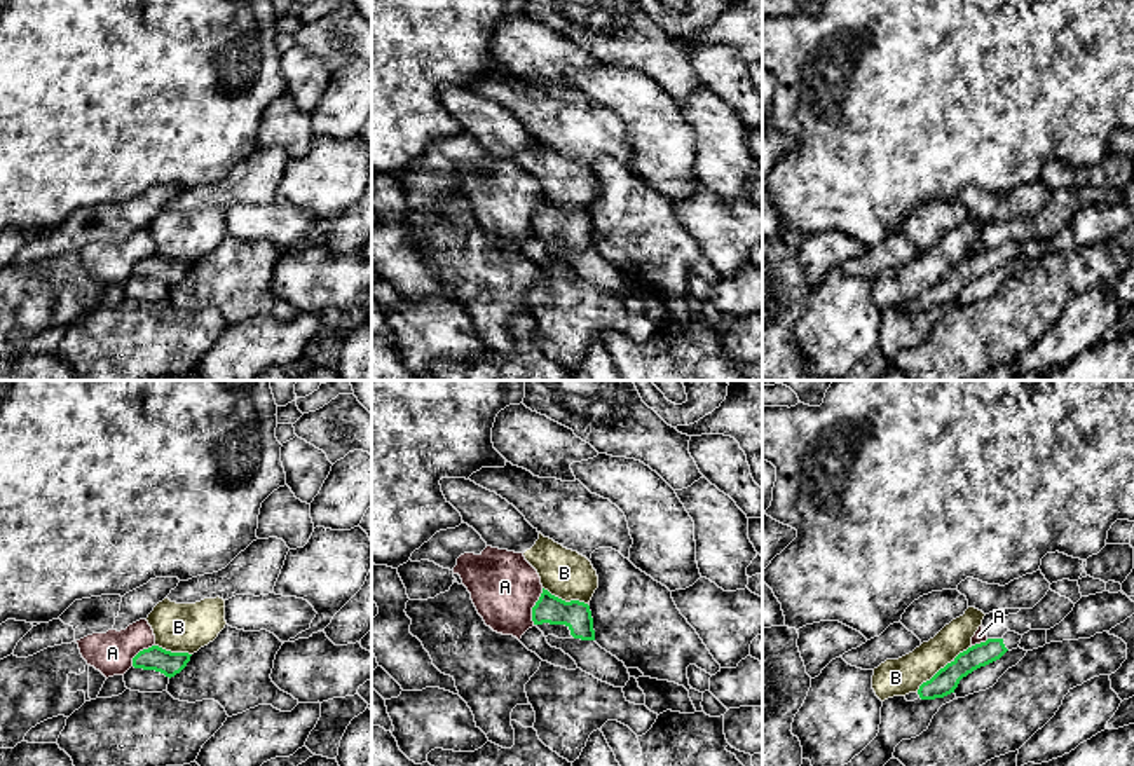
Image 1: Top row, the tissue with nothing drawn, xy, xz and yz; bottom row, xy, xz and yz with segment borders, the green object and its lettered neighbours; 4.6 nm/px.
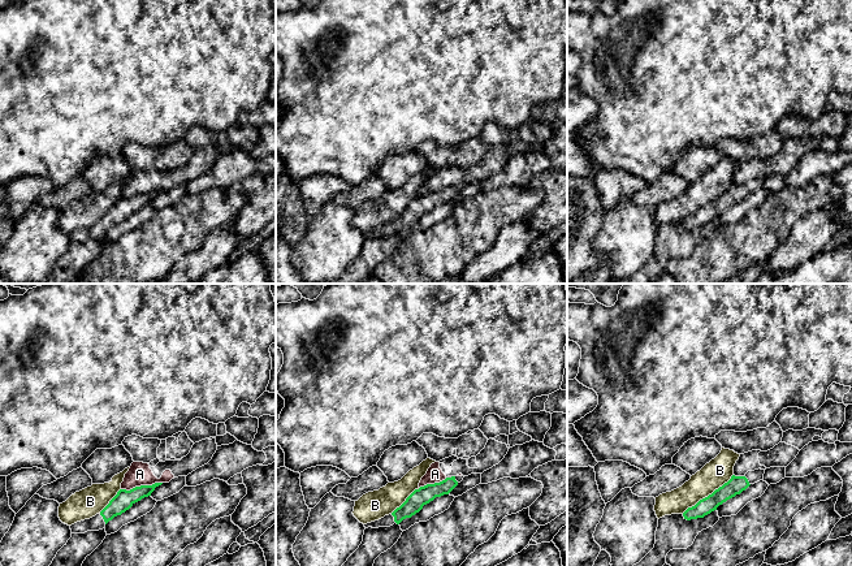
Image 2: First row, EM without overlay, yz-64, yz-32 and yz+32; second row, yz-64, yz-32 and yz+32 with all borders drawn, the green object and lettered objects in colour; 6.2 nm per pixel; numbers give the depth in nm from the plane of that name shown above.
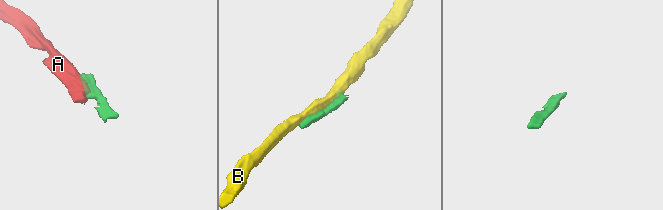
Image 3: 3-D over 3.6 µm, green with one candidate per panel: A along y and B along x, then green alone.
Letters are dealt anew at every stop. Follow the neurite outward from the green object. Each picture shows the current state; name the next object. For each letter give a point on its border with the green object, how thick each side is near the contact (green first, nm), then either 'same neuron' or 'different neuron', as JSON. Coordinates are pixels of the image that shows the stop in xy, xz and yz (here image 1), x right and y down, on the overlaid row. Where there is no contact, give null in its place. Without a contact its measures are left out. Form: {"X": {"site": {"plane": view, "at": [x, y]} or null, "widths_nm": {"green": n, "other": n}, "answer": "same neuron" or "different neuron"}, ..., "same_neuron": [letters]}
{"A": {"site": {"plane": "xz", "at": [534, 606]}, "widths_nm": {"green": 130, "other": 320}, "answer": "different neuron"}, "B": {"site": {"plane": "yz", "at": [944, 667]}, "widths_nm": {"green": 120, "other": 180}, "answer": "different neuron"}, "same_neuron": []}

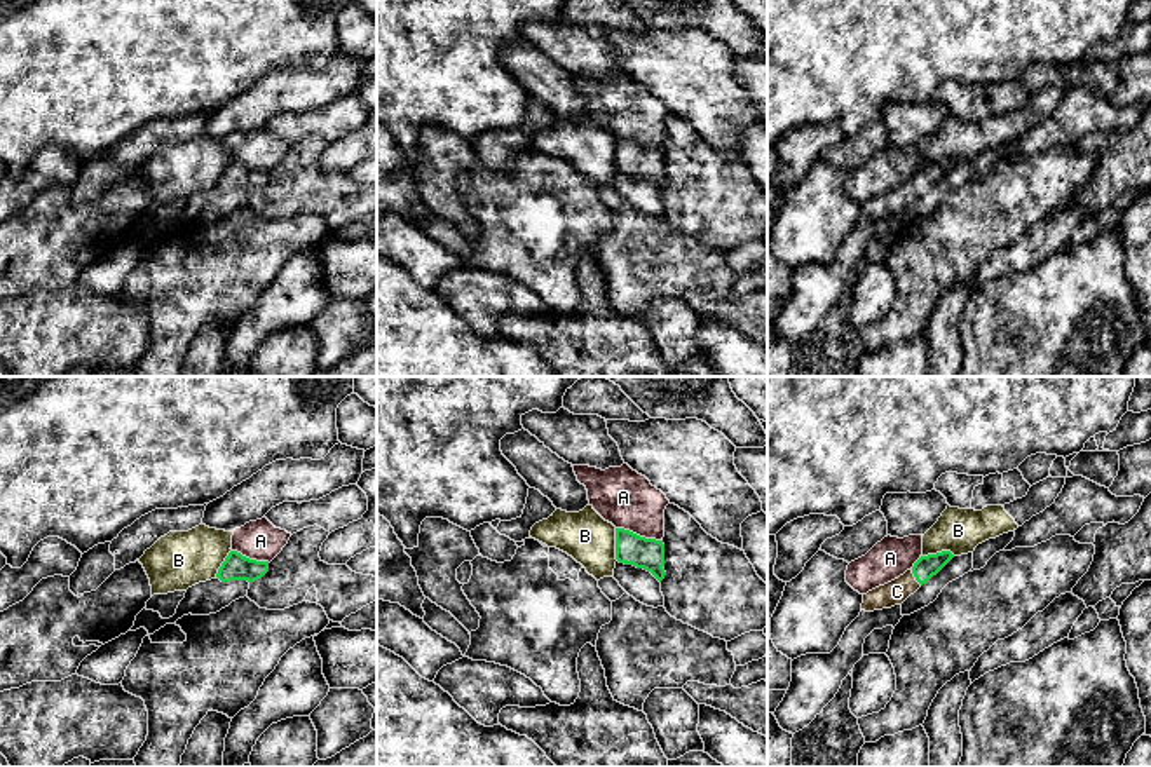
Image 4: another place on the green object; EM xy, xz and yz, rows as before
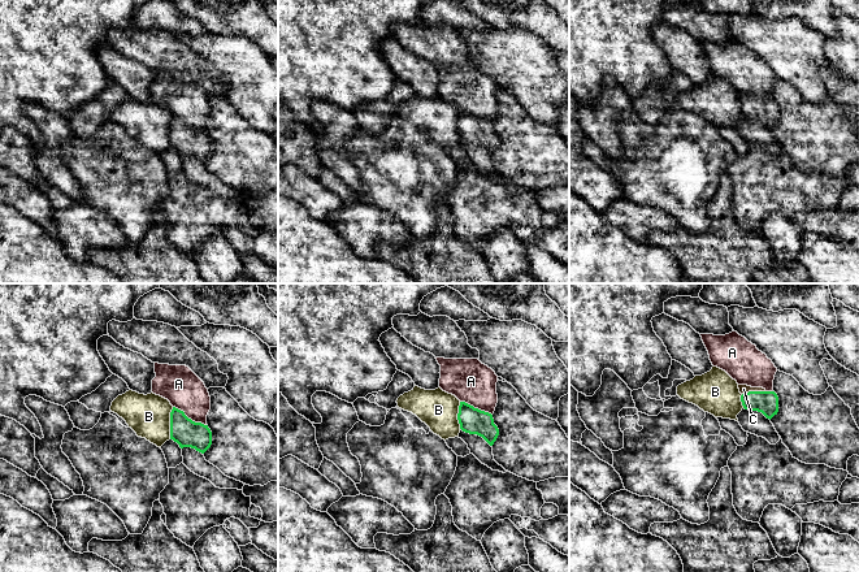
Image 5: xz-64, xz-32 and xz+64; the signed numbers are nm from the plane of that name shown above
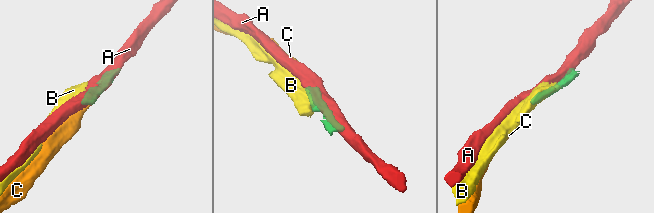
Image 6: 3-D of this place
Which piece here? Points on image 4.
{"A": {"site": {"plane": "xz", "at": [639, 536]}, "widths_nm": {"green": 140, "other": 260}, "answer": "different neuron"}, "B": {"site": {"plane": "yz", "at": [937, 553]}, "widths_nm": {"green": 100, "other": 200}, "answer": "different neuron"}, "C": {"site": {"plane": "yz", "at": [914, 576]}, "widths_nm": {"green": 100, "other": 110}, "answer": "same neuron"}, "same_neuron": ["C"]}

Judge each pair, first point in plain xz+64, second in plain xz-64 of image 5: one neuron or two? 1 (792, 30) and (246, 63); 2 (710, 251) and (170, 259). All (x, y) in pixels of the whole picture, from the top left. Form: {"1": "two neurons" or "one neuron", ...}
{"1": "one neuron", "2": "one neuron"}

